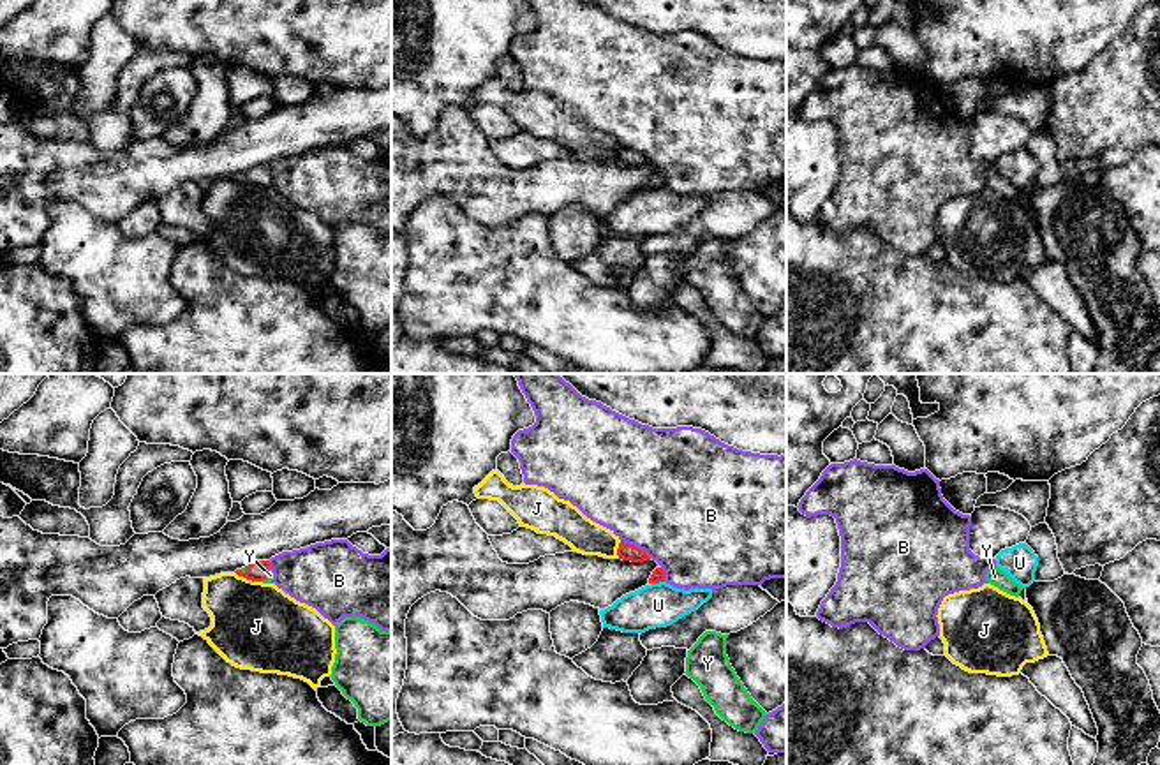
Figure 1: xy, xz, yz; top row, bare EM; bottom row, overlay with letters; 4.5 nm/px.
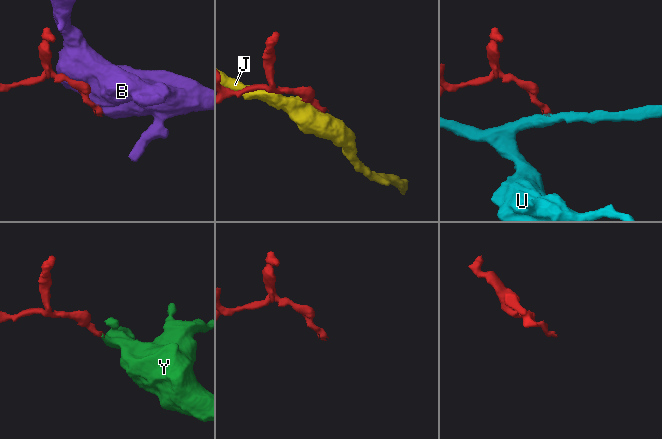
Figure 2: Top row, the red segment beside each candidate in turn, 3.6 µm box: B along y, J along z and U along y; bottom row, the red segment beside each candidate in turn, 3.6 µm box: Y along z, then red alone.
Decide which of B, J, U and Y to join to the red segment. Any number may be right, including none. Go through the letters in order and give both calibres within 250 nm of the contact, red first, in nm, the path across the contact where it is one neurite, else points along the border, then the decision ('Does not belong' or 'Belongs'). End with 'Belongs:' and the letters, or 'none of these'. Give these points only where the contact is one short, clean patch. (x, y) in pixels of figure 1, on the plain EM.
B: Thickness 80 nm (red) against 500 nm. Does not belong
J: Thickness 90 nm (red) against 400 nm. Does not belong
U: Thickness 60 nm (red) against 200 nm. Boundary: xz (663, 185), (651, 189). Does not belong
Y: Thickness 90 nm (red) against 30 nm. Path across: xy (256, 177), (267, 180), (270, 180). Belongs
Belongs: Y

